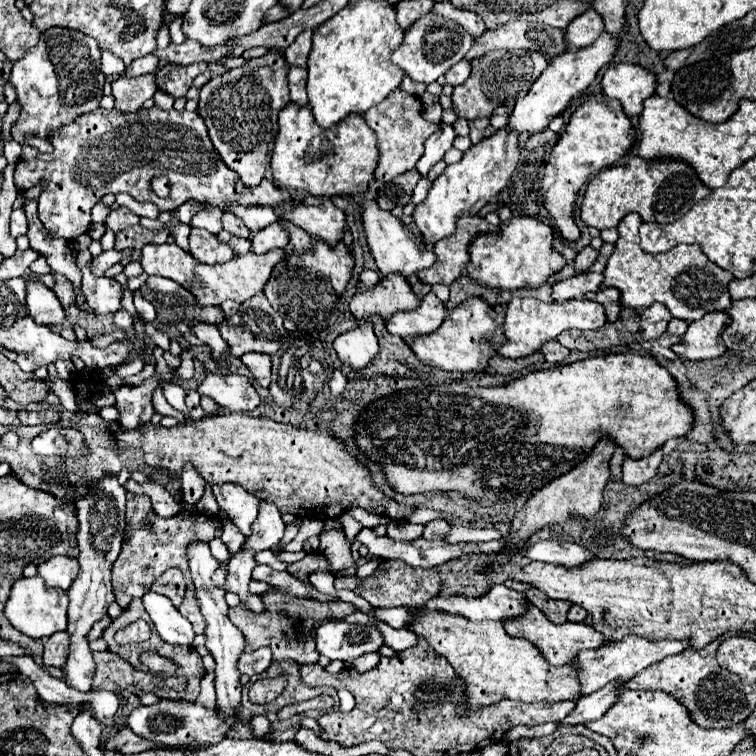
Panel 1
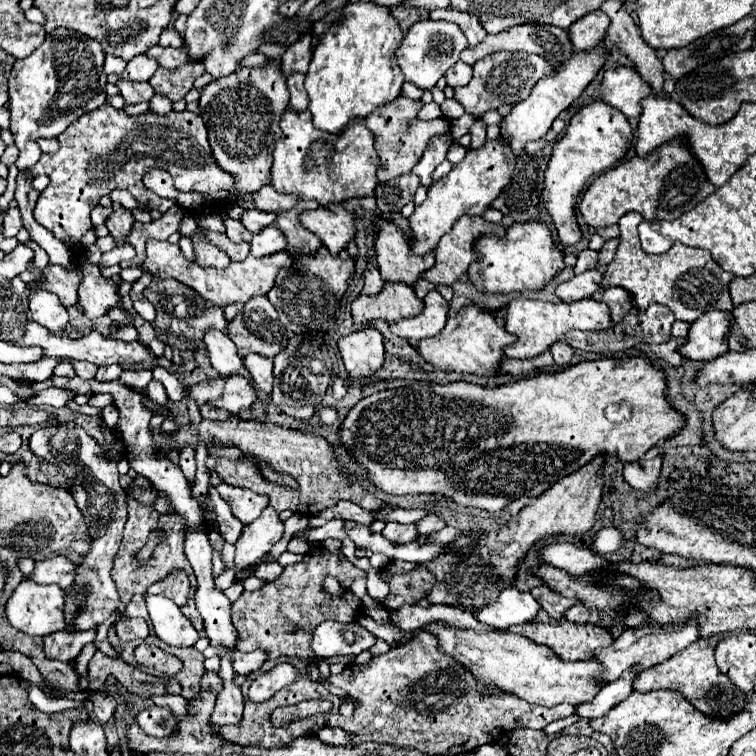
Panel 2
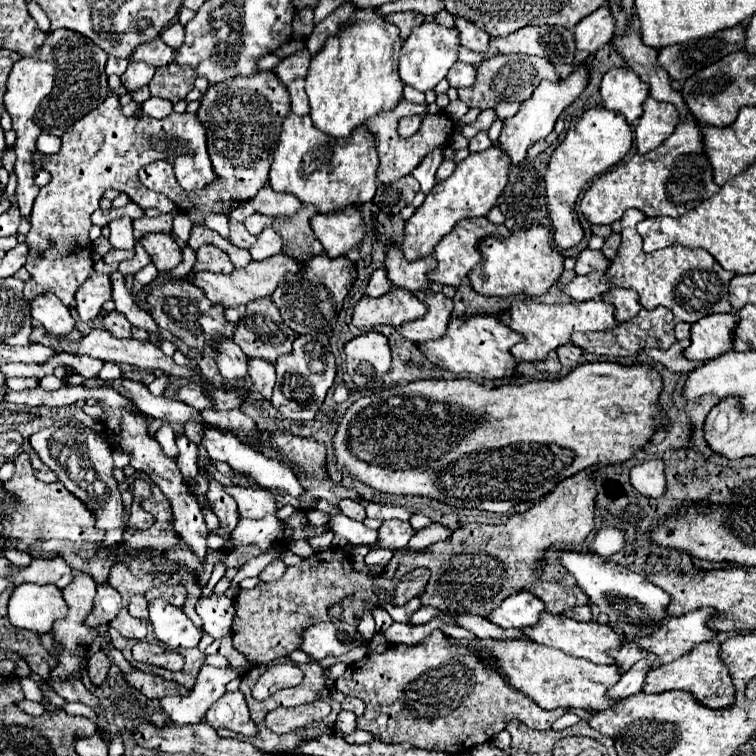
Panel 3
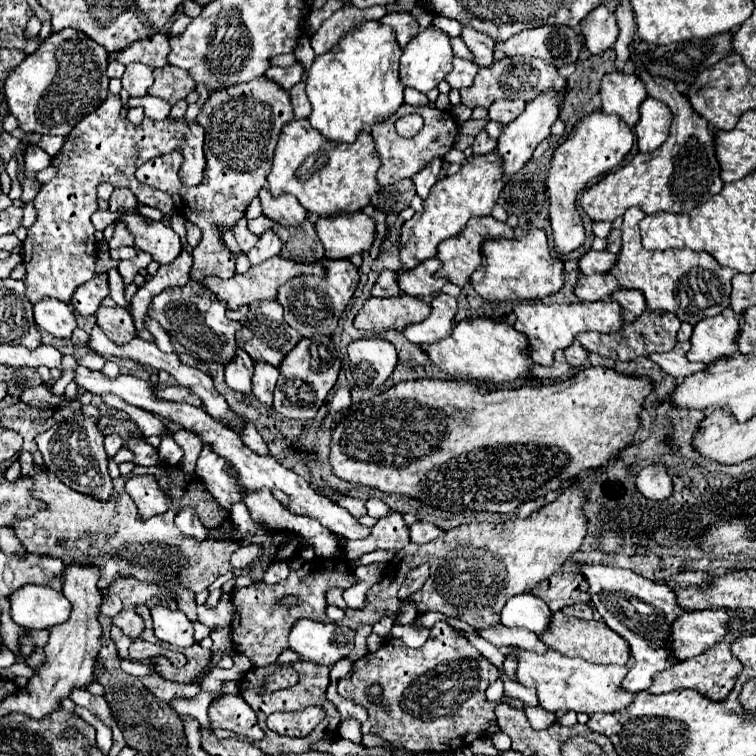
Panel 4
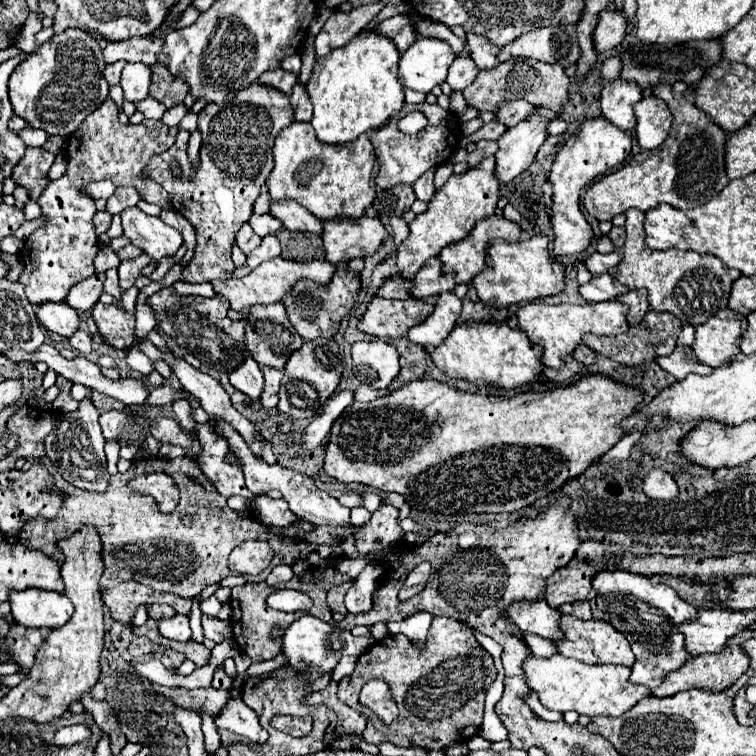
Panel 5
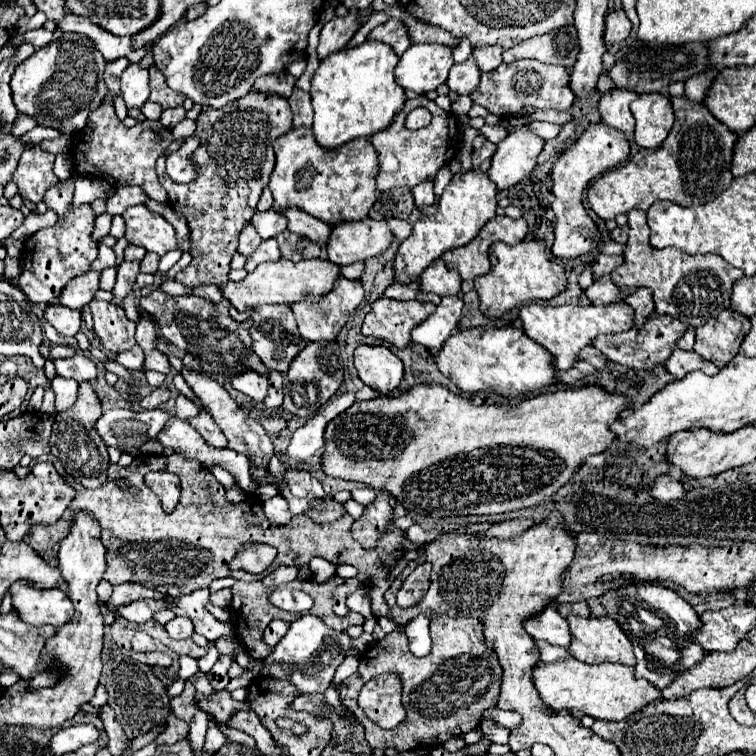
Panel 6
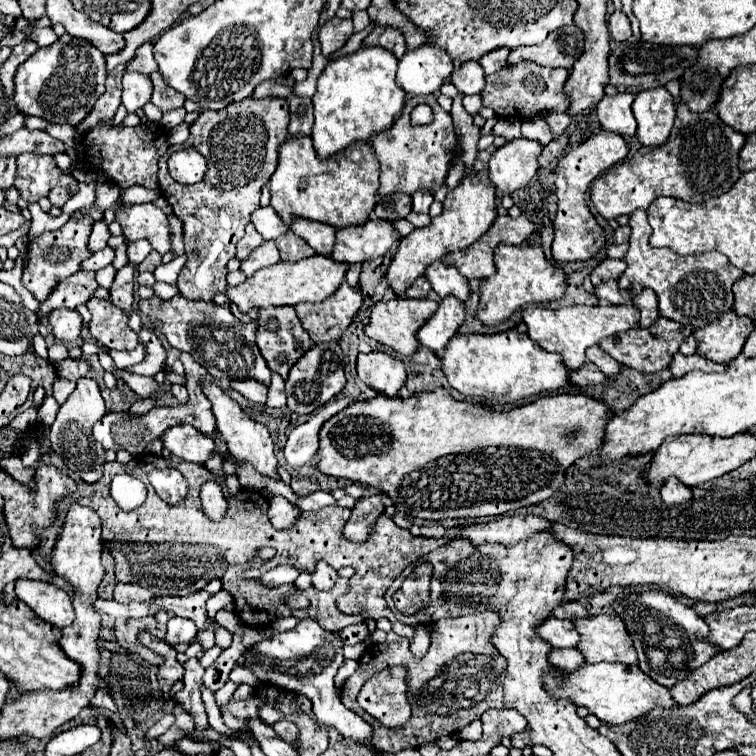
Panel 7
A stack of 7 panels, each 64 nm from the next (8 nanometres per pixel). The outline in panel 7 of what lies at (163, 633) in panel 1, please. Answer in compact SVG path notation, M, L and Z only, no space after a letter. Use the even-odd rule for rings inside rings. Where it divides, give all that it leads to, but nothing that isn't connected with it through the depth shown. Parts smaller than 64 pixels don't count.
M170 618L167 623L165 642L174 646L179 643L191 643L196 636L196 624L188 618Z

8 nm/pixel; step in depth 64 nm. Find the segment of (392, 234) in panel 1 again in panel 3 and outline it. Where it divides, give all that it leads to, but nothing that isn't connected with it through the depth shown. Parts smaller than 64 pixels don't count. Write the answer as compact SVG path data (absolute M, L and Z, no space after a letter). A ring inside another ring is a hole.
M390 248L386 252L386 270L388 278L394 286L404 288L408 292L426 292L430 290L428 272L432 272L438 263L433 256L427 256L416 262L404 260L402 252L398 248Z

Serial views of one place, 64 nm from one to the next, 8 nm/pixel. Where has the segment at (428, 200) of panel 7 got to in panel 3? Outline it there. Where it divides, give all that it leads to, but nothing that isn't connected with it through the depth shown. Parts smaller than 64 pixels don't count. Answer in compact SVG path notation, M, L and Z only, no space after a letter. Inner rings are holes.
M434 152L432 156L426 156L424 164L416 172L412 172L412 176L420 182L420 190L424 194L428 194L436 184L436 170L440 164L442 164L442 152Z

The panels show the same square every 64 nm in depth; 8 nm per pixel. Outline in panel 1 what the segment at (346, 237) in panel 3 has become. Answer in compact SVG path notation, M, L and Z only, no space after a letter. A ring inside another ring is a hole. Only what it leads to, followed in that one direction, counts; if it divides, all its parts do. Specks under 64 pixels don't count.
M324 200L322 206L304 206L300 202L282 204L282 216L288 216L296 226L312 234L314 238L324 240L332 248L342 242L346 232L346 214L332 204L332 200Z

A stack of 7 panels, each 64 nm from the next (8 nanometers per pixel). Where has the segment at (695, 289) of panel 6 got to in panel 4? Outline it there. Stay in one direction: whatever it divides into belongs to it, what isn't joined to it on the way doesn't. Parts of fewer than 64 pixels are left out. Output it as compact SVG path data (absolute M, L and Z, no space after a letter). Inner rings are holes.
M628 208L624 212L622 224L622 250L610 274L616 277L622 288L636 288L642 290L646 296L646 306L650 310L668 310L674 312L682 322L698 324L708 316L720 314L724 308L730 306L730 282L736 276L734 270L720 266L714 256L708 252L694 252L694 250L664 250L664 252L650 252L644 250L640 242L640 228L638 220L646 214L640 208Z

